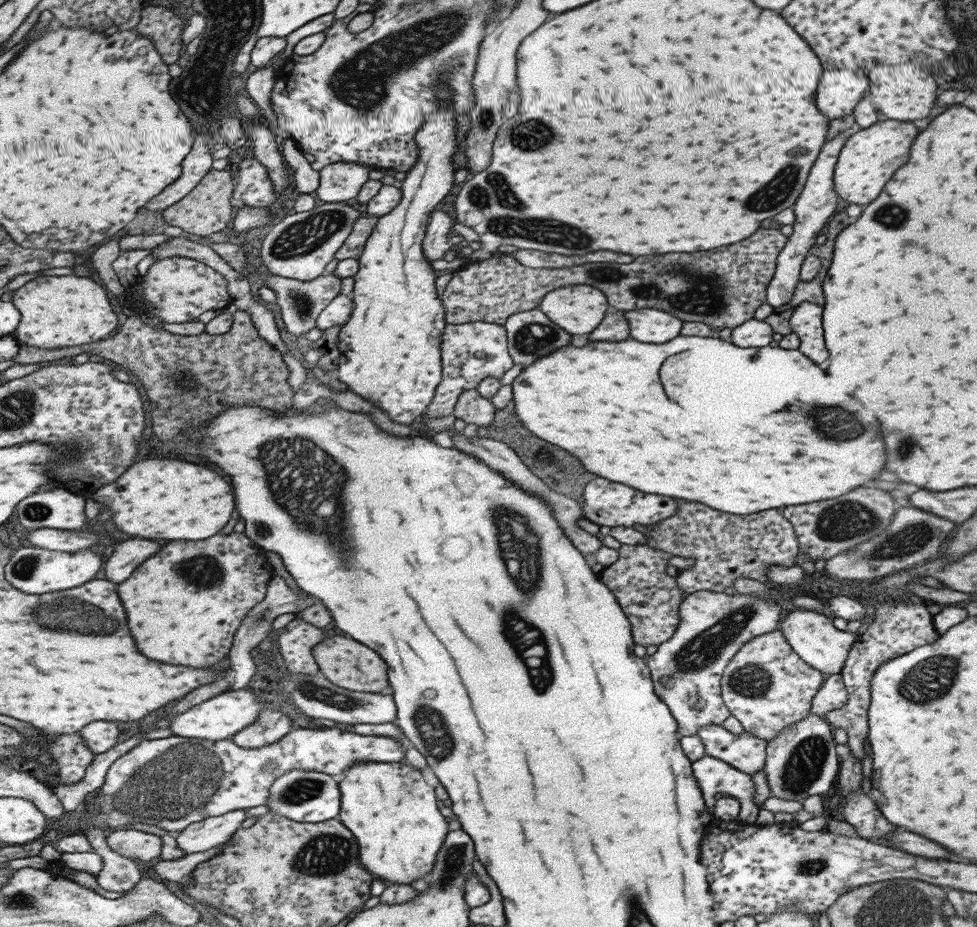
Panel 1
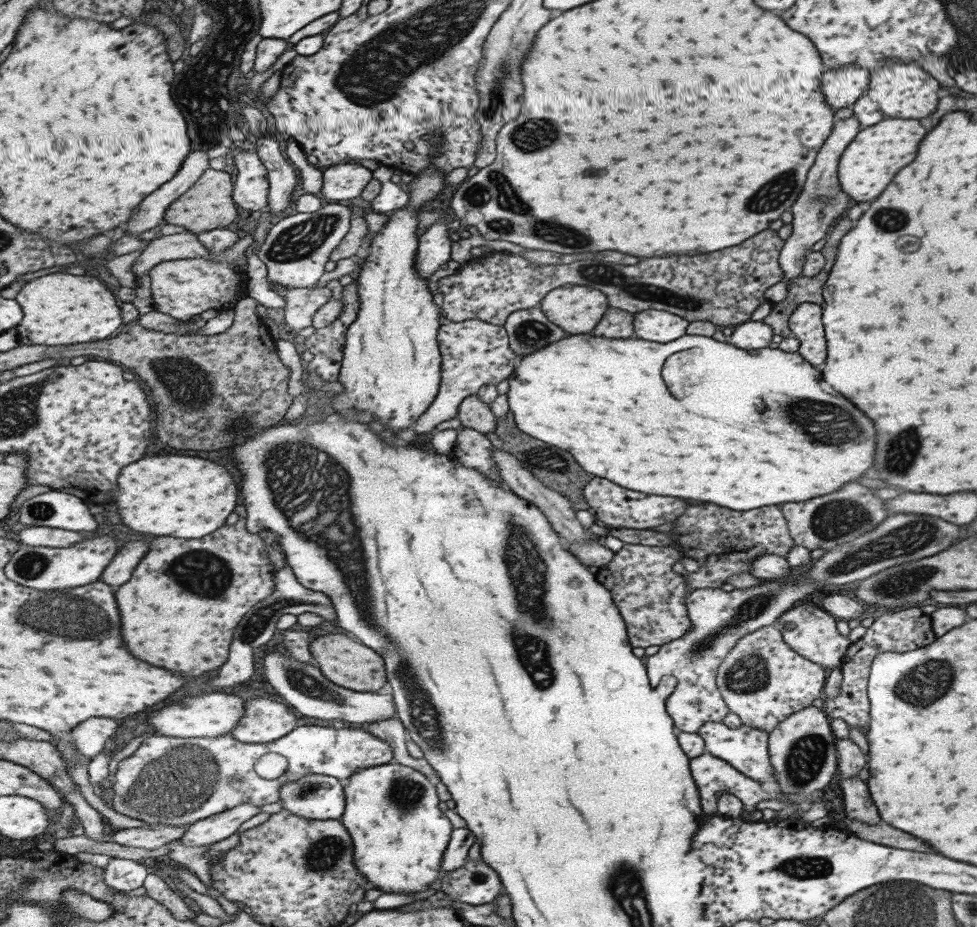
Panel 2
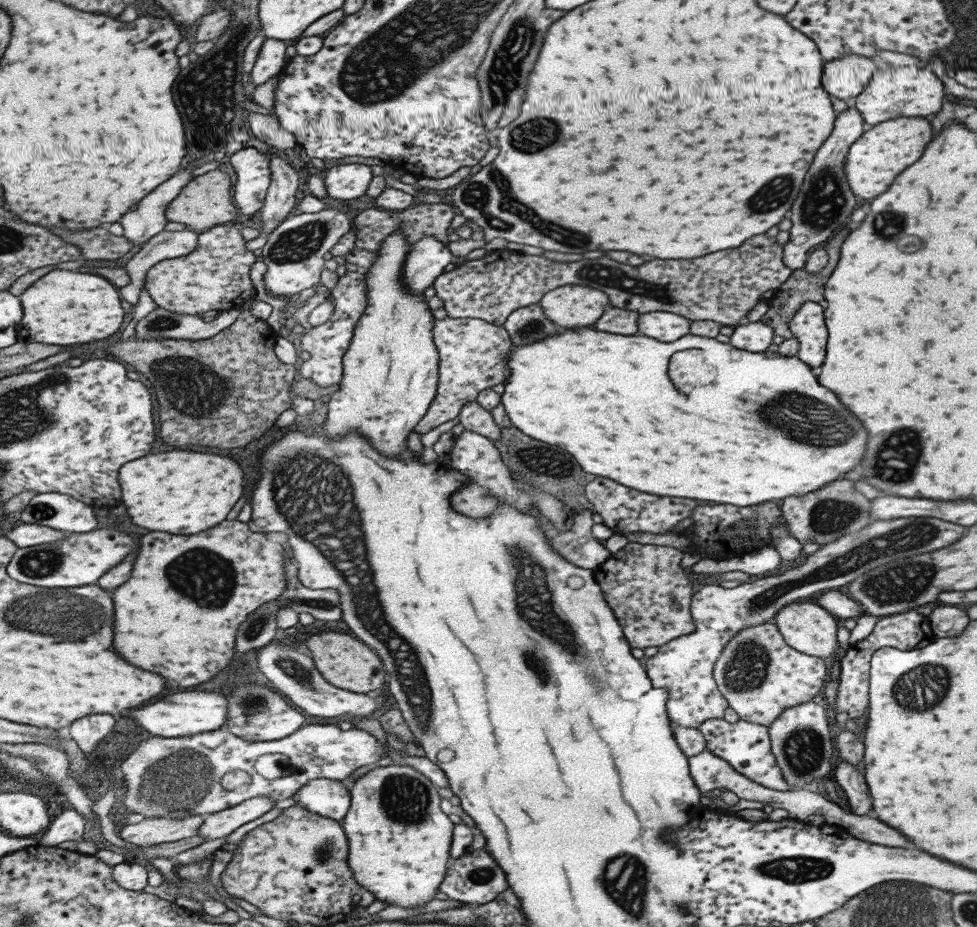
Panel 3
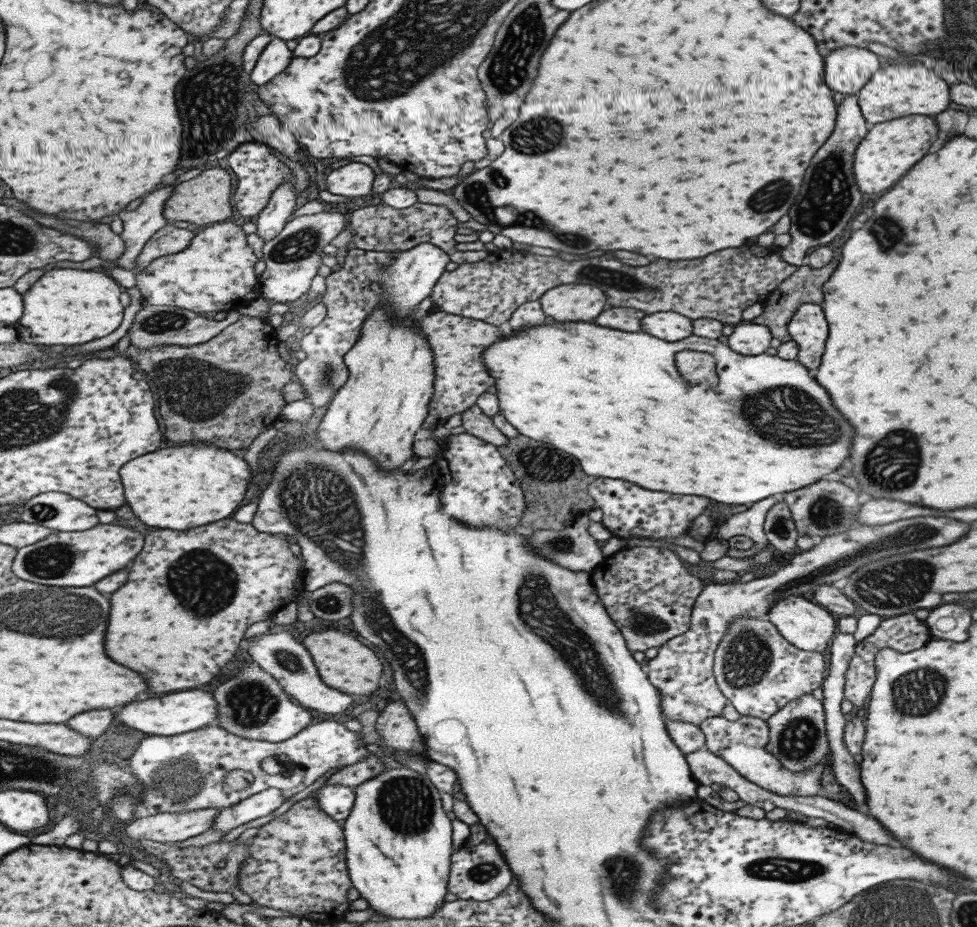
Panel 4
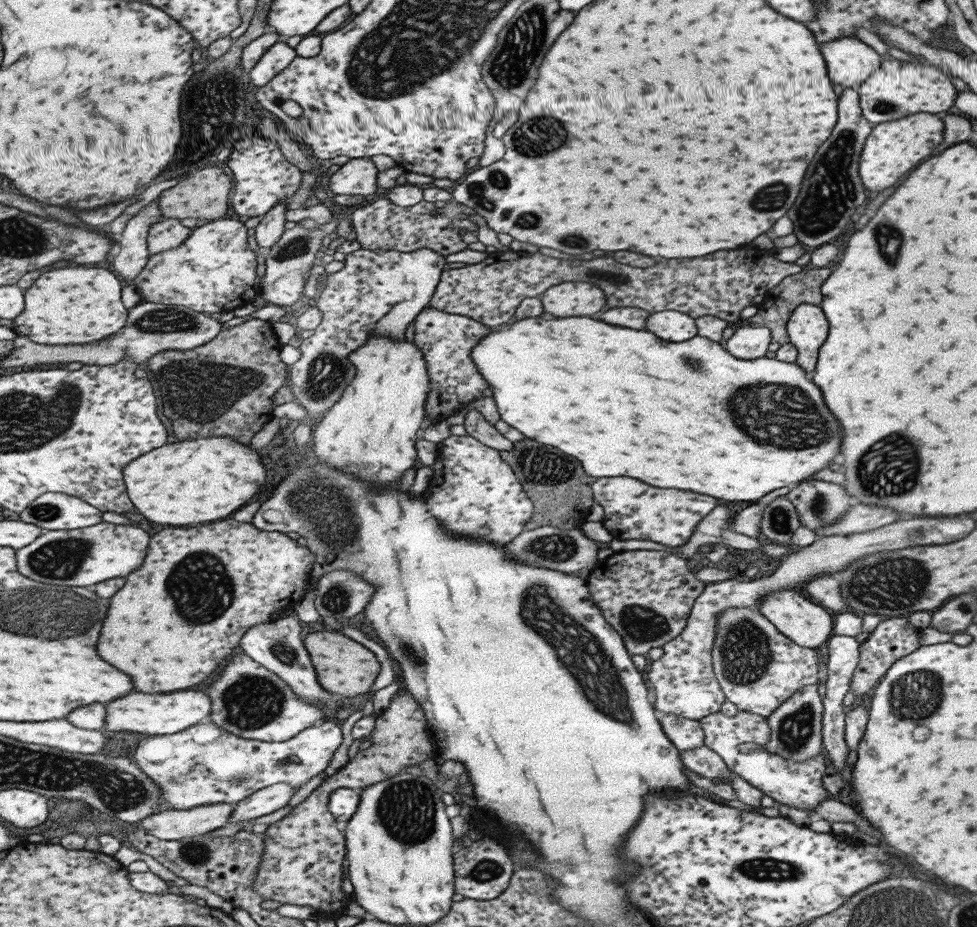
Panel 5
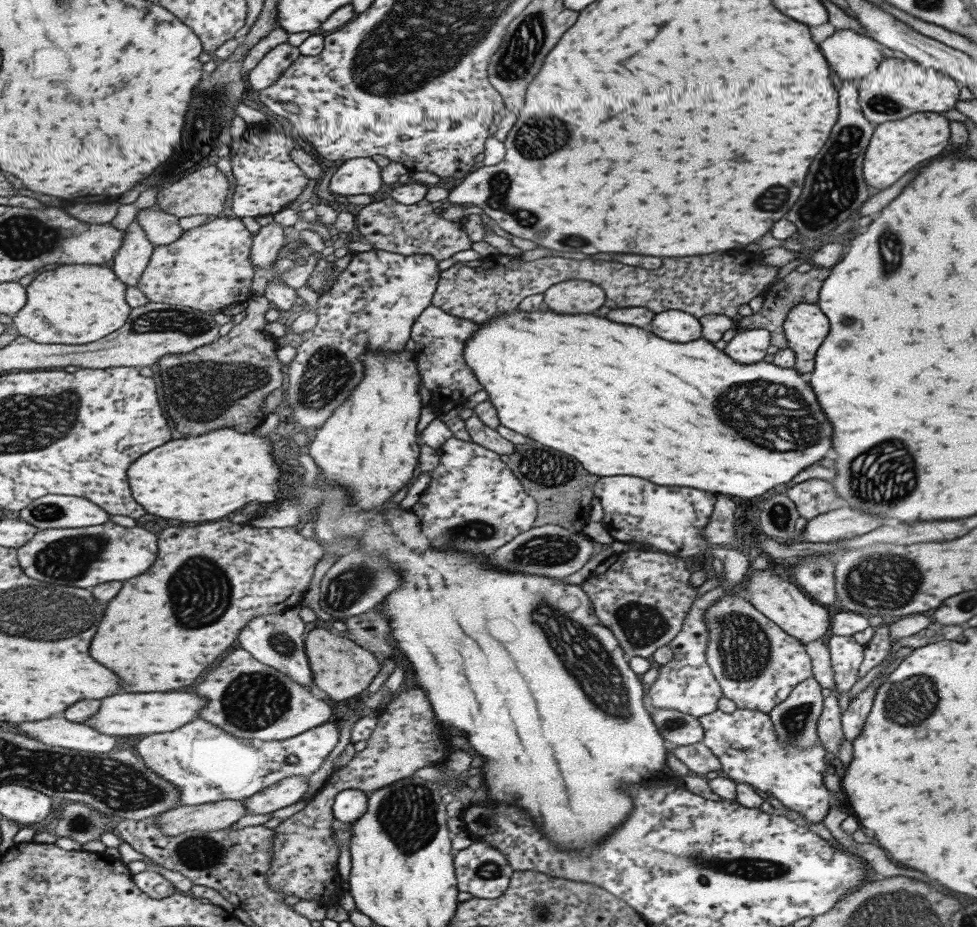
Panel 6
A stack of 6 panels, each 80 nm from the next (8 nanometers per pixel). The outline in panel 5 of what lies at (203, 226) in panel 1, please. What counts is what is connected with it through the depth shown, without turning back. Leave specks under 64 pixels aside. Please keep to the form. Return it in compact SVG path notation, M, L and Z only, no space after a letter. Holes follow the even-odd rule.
M220 166L209 167L189 174L186 179L161 192L160 209L165 217L181 220L196 218L199 223L223 219L231 208L229 206L231 190L233 190L231 176L225 174Z

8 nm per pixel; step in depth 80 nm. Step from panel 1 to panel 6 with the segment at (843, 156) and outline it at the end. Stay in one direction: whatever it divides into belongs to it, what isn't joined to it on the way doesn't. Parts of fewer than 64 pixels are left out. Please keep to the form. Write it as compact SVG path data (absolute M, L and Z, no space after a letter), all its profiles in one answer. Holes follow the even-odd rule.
M911 114L909 118L883 122L873 130L871 140L867 144L862 177L866 185L871 188L877 188L877 190L887 188L919 162L939 154L947 142L949 142L947 120L939 114Z

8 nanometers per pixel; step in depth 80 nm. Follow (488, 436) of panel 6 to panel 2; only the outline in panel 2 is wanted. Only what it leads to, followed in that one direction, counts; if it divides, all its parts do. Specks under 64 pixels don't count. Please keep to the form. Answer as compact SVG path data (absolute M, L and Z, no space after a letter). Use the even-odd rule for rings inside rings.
M477 395L463 398L456 412L461 428L469 427L481 434L491 433L495 428L495 417L489 408L490 405L481 402Z

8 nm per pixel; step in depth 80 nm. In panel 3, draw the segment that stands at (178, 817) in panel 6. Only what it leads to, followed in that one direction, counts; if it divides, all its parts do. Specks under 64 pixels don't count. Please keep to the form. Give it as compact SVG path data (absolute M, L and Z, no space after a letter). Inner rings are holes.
M198 814L197 816L188 816L187 818L145 818L136 824L127 824L120 831L120 838L124 841L135 844L138 847L153 846L153 844L165 844L165 842L177 842L177 840L185 840L190 836L198 834L205 817L209 814Z

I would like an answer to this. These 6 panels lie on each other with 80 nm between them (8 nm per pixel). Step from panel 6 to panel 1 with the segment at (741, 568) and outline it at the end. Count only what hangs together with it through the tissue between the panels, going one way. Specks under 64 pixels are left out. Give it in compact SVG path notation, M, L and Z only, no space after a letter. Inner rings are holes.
M772 630L761 636L754 636L733 655L723 669L719 686L725 708L739 722L742 731L751 733L761 740L773 740L794 722L799 722L810 714L810 700L823 682L823 673L805 664L793 652L780 630Z

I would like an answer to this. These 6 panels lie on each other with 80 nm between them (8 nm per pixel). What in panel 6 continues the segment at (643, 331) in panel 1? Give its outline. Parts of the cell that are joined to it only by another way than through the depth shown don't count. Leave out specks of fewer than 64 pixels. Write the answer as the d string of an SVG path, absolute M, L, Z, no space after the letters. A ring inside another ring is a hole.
M664 310L654 313L647 328L651 333L669 342L684 343L701 337L698 318L682 310Z

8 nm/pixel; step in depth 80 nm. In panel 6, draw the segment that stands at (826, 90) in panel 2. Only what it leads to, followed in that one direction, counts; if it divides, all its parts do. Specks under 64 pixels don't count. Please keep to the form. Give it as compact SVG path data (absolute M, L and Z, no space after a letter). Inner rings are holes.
M850 29L835 30L819 44L819 48L837 78L853 83L877 68L884 59L881 50L885 50L881 43Z

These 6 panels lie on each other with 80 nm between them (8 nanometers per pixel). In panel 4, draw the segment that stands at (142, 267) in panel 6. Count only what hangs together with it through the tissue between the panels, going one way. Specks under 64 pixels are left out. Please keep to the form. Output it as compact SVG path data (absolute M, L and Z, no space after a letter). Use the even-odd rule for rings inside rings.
M169 185L159 188L149 194L139 208L122 211L119 217L124 225L120 235L126 246L125 255L117 260L119 267L134 272L137 257L145 250L150 238L168 225L169 219L164 215L164 208L176 187Z

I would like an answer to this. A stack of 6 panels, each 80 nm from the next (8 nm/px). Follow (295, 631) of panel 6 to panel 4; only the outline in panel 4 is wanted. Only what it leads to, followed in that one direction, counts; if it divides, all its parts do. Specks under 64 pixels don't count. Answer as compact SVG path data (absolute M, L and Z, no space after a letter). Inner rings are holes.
M275 630L273 634L258 634L247 642L248 654L254 662L272 674L280 685L292 695L293 700L300 703L301 706L323 714L341 714L359 703L359 696L331 688L321 680L311 654L307 652L303 642L299 643L293 638L291 630Z

